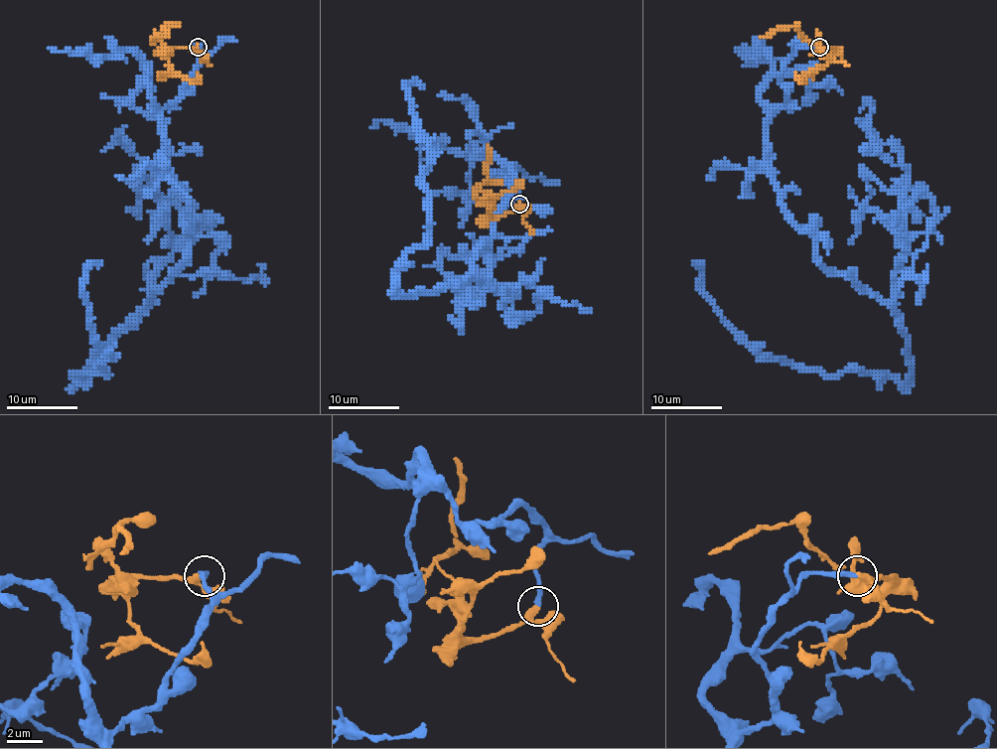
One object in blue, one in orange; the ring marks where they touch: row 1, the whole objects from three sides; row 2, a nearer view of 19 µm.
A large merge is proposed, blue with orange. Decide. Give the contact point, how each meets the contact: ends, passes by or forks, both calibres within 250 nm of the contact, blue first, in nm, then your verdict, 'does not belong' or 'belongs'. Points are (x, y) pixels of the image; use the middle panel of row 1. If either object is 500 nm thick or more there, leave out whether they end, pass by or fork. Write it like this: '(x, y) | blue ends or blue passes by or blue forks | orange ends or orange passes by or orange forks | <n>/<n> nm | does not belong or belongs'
(519, 204) | blue ends | orange passes by | 280/300 nm | belongs

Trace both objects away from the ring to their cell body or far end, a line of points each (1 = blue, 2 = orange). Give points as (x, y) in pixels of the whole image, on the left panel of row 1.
1: (198, 47), (161, 112), (188, 254), (71, 386), (105, 377), (84, 290), (102, 261)
2: (198, 47), (170, 49), (168, 52), (157, 40), (154, 43), (154, 38), (164, 26), (164, 38)

